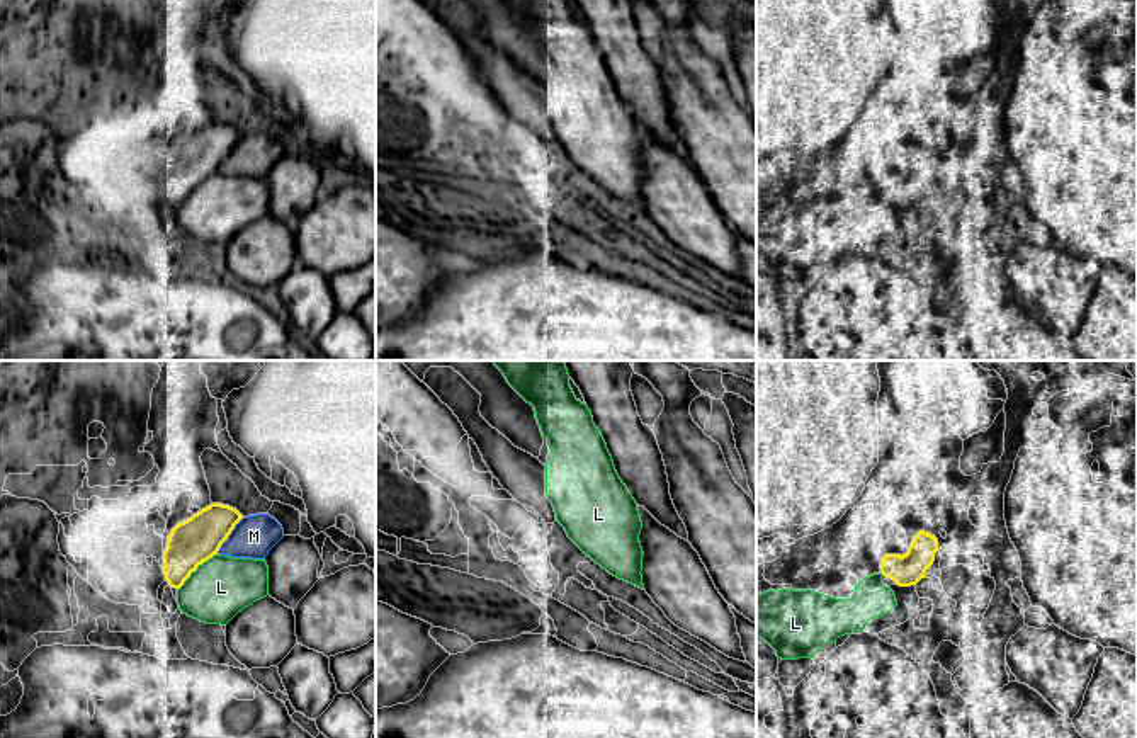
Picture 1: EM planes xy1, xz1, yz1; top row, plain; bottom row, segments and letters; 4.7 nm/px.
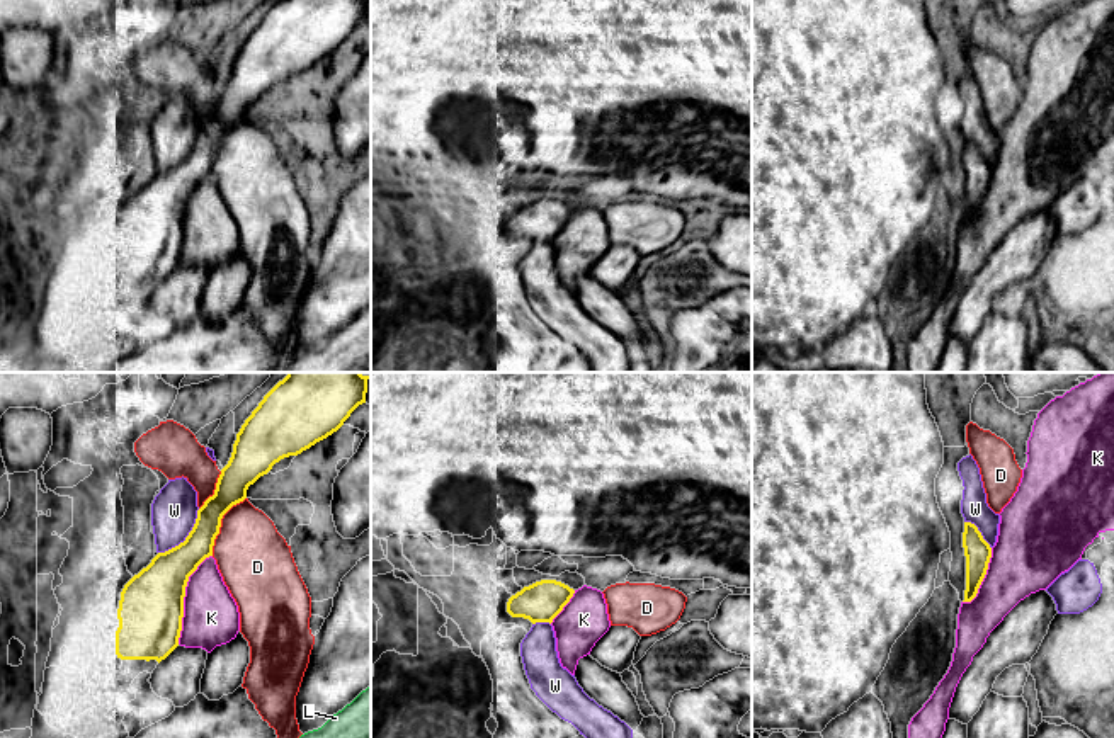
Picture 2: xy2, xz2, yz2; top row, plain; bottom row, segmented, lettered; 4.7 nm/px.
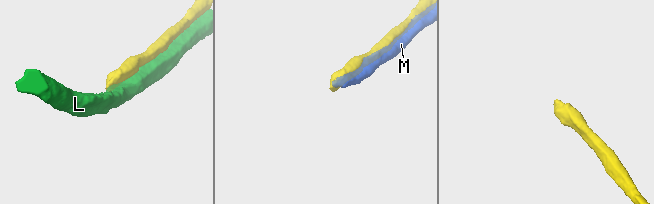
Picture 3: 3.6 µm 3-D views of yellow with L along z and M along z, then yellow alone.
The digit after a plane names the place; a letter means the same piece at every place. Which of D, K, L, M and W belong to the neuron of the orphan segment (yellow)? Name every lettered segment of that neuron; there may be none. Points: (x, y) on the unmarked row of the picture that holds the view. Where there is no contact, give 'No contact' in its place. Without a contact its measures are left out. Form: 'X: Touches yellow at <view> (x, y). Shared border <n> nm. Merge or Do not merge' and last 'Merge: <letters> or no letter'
D: Touches yellow at xy2 (220, 143). Shared border 320 nm. Do not merge
K: Touches yellow at xy2 (182, 218). Shared border 460 nm. Do not merge
L: Touches yellow at xy1 (194, 189). Shared border 260 nm. Do not merge
M: Touches yellow at xy1 (228, 153). Shared border 220 nm. Do not merge
W: Touches yellow at xy2 (186, 157). Shared border 300 nm. Do not merge
Merge: no letter

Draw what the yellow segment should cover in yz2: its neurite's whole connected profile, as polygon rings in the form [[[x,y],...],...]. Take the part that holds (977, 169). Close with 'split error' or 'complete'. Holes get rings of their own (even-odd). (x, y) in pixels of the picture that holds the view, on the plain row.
[[[964,141],[963,167],[966,175],[966,209],[963,221],[971,221],[986,194],[992,167],[971,141]]]; complete

